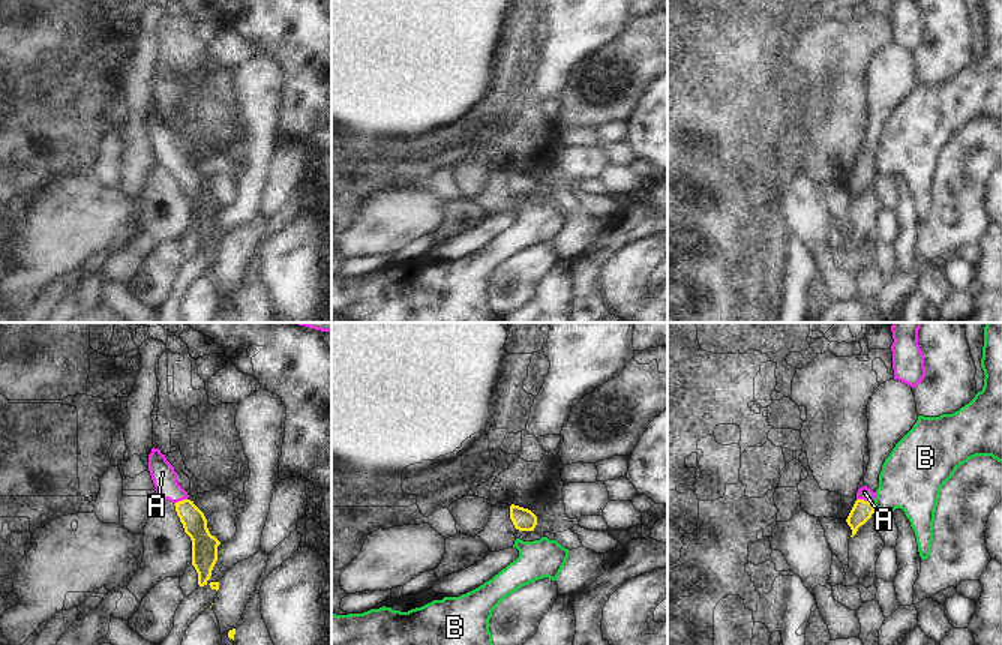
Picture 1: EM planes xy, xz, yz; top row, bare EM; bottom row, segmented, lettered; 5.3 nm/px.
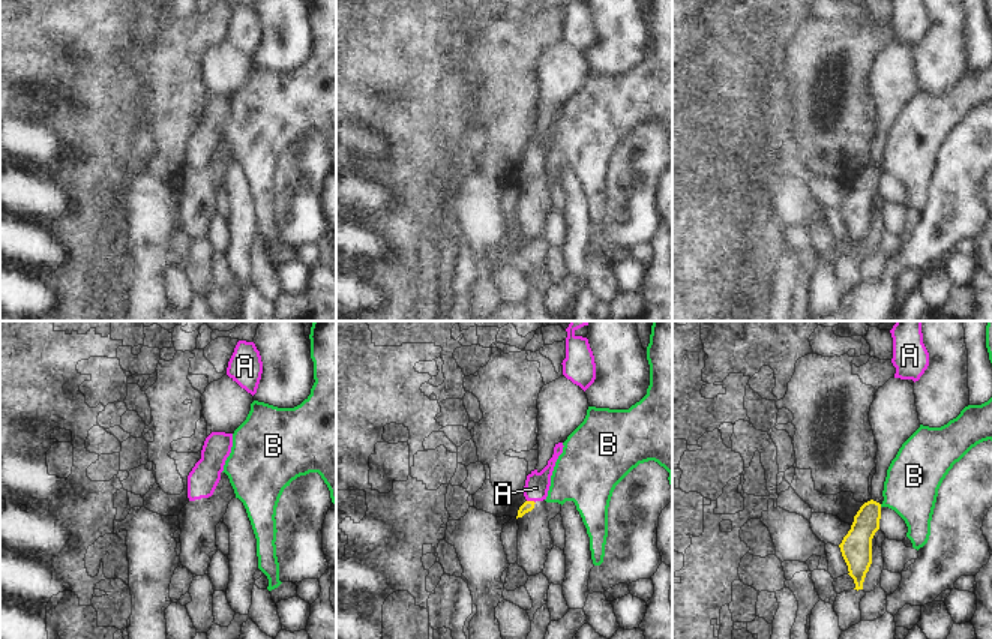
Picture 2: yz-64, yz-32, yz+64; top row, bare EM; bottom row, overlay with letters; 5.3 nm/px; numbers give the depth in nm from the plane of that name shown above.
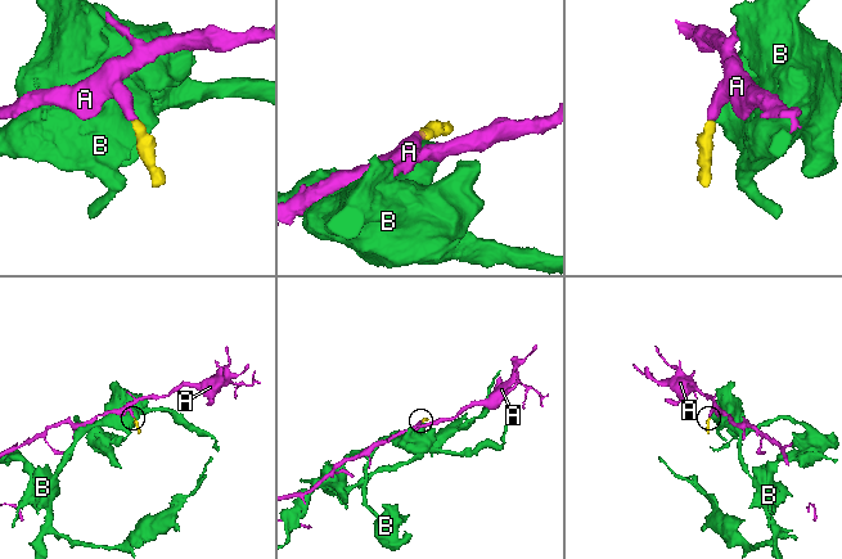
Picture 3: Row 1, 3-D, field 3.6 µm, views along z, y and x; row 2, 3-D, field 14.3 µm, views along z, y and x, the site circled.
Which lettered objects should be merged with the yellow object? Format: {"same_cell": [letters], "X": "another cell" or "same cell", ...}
{"same_cell": ["A"], "A": "same cell", "B": "another cell"}

